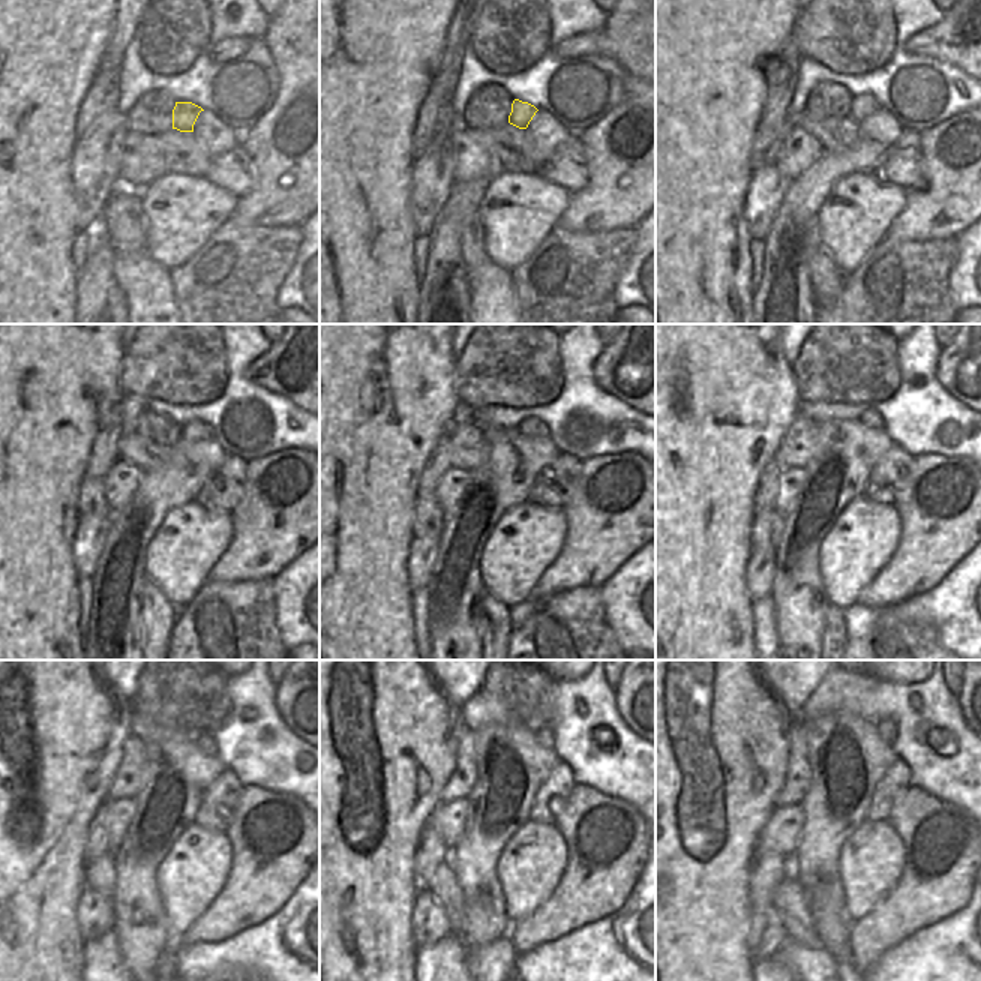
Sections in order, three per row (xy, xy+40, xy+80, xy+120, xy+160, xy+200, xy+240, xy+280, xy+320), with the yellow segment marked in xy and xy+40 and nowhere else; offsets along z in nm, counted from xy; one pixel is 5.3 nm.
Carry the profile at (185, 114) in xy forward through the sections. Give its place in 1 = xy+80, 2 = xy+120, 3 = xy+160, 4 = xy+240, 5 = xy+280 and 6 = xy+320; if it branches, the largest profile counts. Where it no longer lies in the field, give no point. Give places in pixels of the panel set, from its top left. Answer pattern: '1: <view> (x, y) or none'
1: xy+80 (863, 105)
2: xy+120 (194, 431)
3: xy+160 (533, 428)
4: xy+240 (204, 740)
5: xy+280 (545, 735)
6: xy+320 (887, 729)

